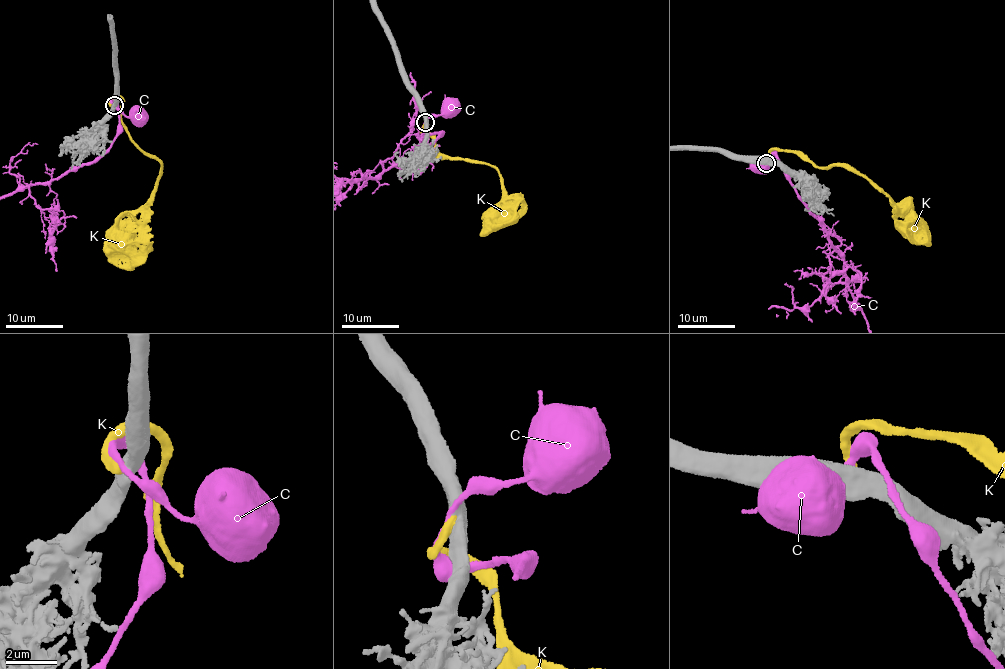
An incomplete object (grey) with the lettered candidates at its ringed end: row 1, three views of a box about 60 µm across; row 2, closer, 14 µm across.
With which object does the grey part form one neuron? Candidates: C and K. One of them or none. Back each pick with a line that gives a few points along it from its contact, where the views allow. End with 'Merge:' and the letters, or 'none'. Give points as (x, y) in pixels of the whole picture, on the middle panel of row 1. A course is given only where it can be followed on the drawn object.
K: it runs (425, 124), (421, 132), (434, 140), (441, 153), (489, 164), (499, 172), (506, 218), (495, 216)
Merge: K

